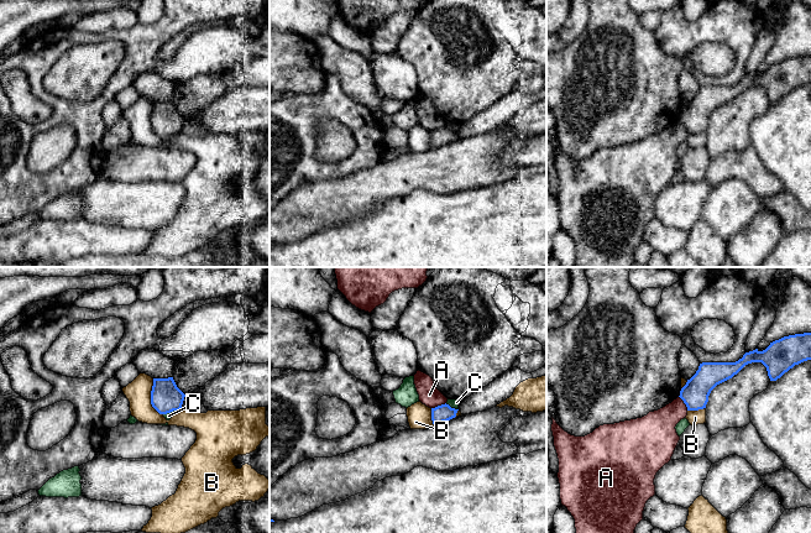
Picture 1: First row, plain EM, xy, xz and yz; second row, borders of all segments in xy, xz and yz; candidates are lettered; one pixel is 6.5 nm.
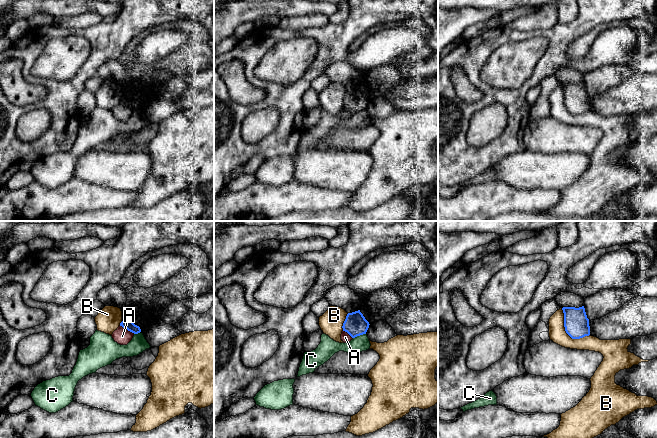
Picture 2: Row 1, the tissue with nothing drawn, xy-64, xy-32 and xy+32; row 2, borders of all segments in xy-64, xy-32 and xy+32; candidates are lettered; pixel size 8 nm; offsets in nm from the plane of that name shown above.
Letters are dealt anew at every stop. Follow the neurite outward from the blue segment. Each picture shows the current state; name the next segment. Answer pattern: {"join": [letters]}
{"join": []}

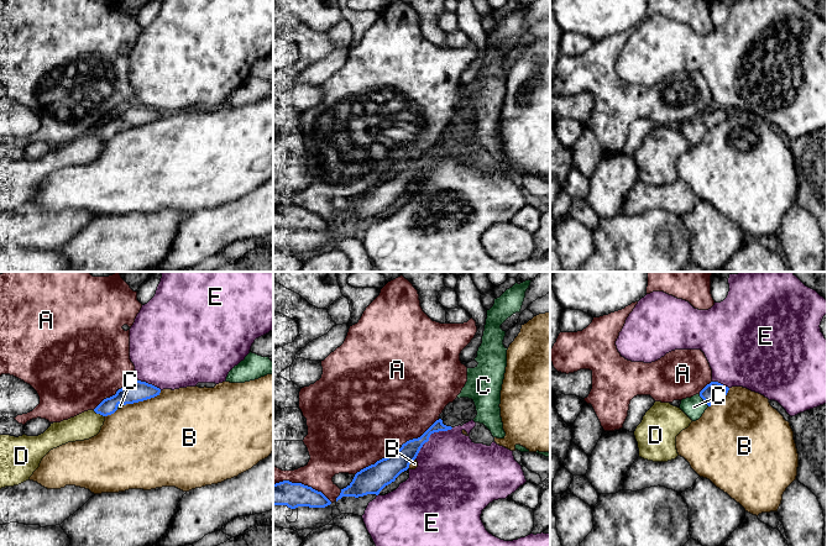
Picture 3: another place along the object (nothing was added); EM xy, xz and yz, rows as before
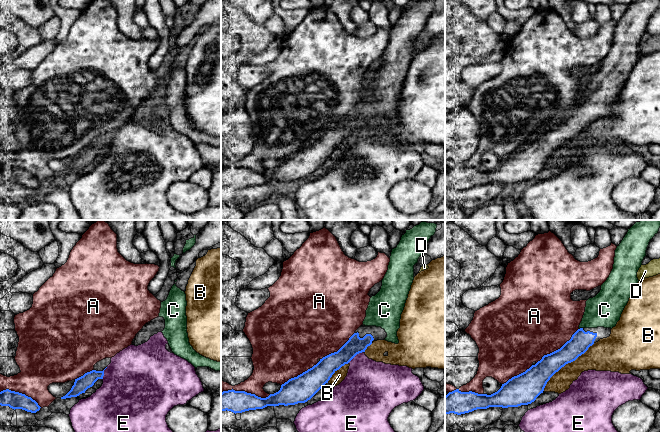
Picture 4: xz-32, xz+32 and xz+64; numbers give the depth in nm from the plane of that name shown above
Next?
{"join": ["C"]}

